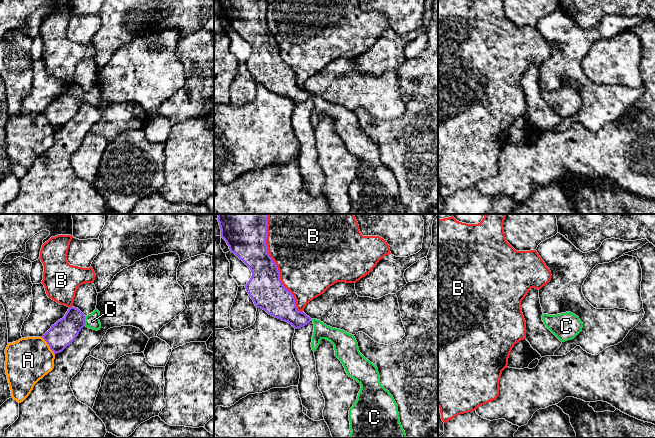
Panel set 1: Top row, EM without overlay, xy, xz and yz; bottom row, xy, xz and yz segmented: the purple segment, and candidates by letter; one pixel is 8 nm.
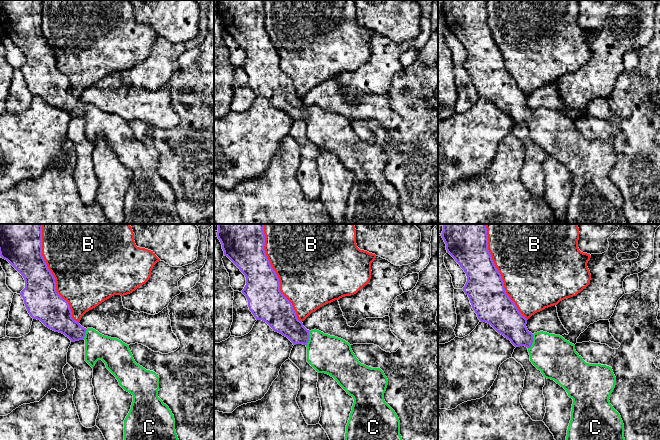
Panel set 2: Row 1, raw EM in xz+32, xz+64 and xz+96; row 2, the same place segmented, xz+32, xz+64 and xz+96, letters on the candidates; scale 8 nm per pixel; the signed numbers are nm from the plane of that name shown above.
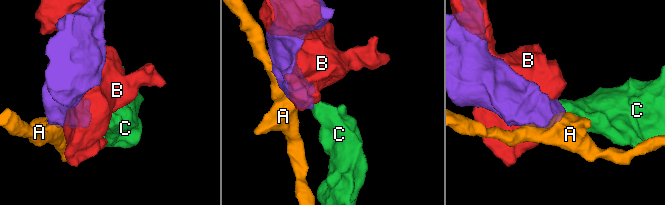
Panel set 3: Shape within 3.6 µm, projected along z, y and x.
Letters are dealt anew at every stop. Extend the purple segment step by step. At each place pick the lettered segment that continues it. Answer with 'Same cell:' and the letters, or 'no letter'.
Same cell: C

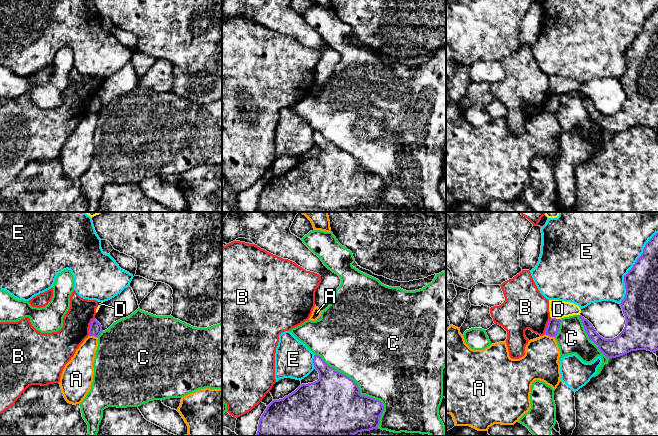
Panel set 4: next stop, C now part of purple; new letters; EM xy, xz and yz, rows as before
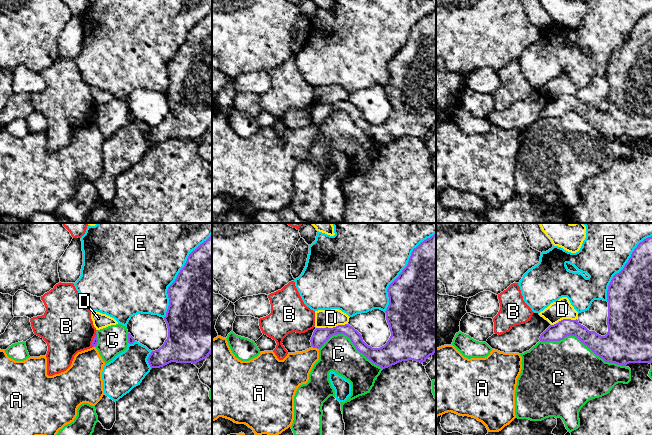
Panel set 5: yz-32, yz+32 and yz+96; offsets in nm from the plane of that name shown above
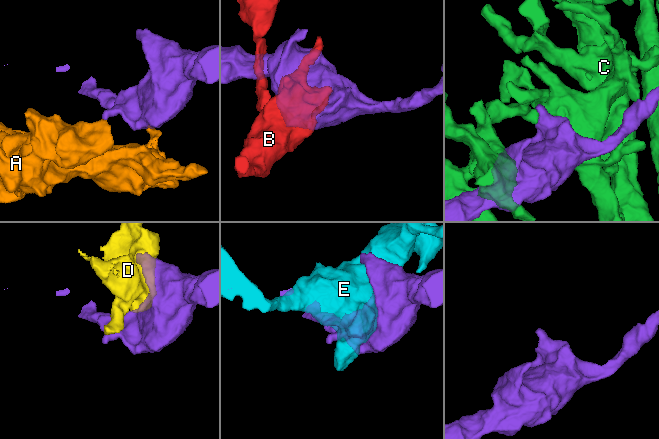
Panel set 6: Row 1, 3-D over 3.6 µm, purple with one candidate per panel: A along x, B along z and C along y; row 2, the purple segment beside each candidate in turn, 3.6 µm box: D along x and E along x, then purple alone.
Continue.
Same cell: no letter

